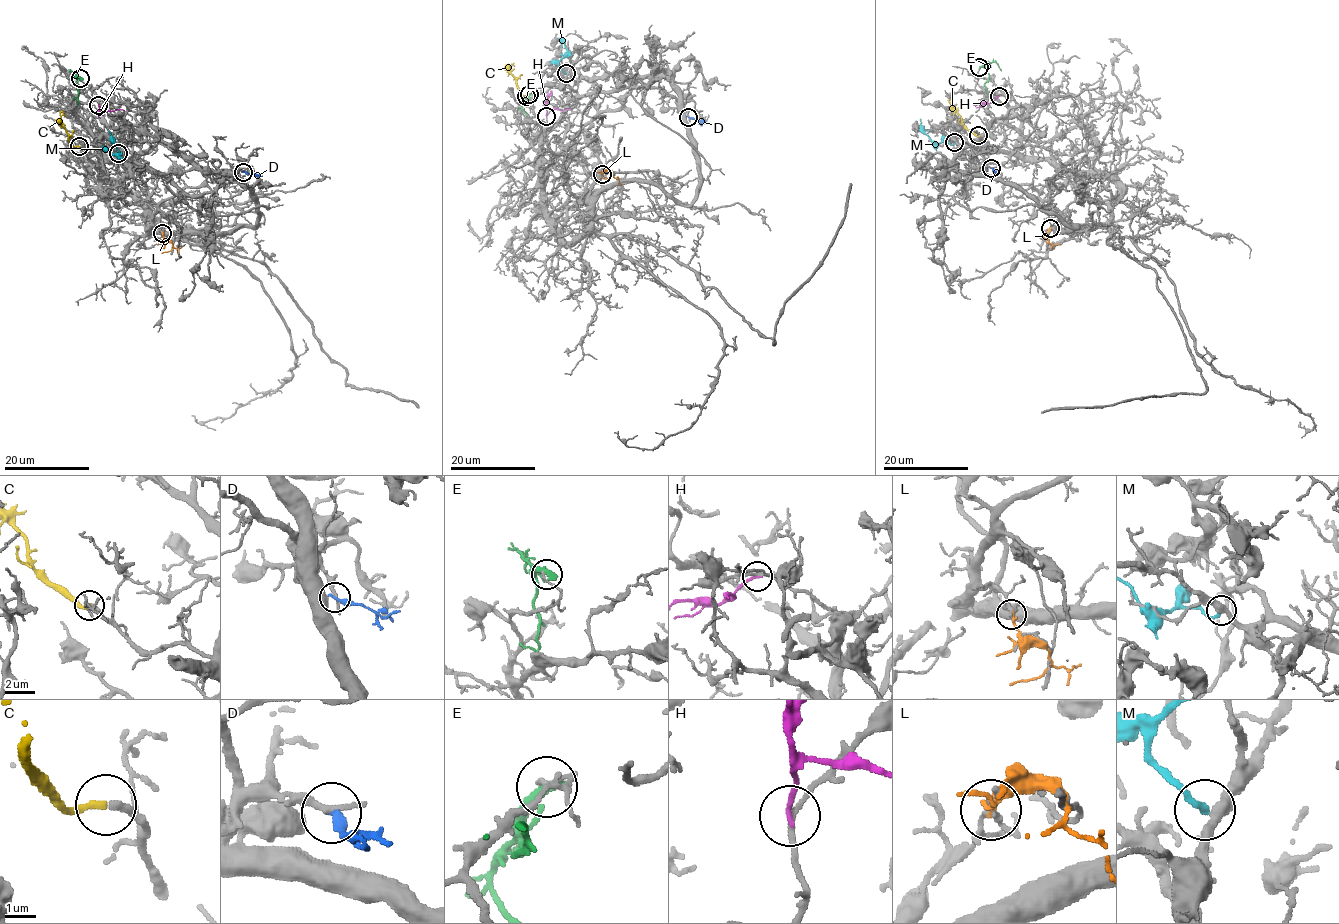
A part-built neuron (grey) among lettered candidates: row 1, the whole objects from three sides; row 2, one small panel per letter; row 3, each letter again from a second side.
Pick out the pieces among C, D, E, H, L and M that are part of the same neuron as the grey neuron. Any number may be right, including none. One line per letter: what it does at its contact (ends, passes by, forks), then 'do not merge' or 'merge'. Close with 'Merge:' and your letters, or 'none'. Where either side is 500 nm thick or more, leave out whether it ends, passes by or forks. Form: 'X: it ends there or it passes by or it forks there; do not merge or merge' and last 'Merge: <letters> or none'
C: it ends there; merge
D: it ends there; do not merge
E: it ends there; do not merge
H: it ends there; do not merge
L: it ends there; do not merge
M: it ends there; do not merge
Merge: C

